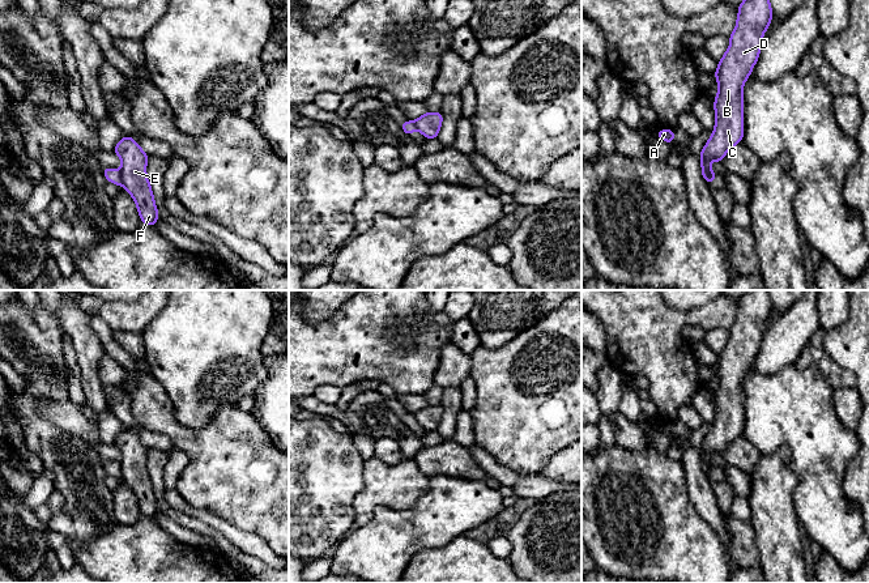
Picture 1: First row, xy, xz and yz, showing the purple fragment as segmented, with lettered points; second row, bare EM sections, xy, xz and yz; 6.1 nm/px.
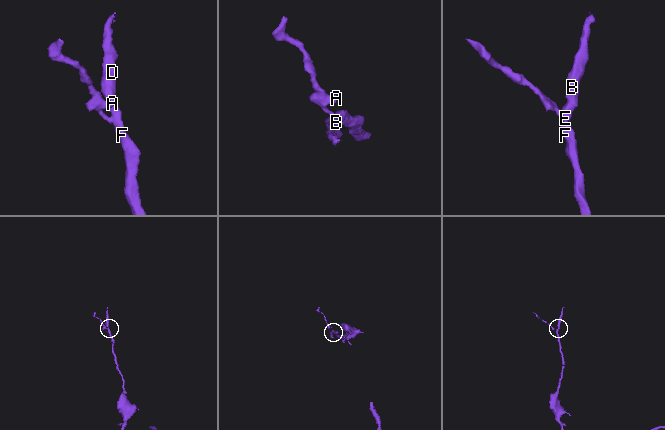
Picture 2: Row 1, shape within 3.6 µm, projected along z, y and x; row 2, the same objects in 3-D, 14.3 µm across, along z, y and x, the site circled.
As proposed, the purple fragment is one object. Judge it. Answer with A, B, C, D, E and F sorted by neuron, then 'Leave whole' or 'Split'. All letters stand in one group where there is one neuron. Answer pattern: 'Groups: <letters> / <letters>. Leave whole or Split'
Groups: A / B C D E F. Split

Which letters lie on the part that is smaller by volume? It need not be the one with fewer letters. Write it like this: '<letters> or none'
A

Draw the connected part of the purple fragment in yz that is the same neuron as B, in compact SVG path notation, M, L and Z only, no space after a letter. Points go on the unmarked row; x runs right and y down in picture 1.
M746 290L738 298L736 322L729 328L730 337L717 357L715 422L700 444L702 469L708 476L715 467L710 456L723 455L724 448L744 430L742 380L755 358L763 325L768 323L772 302L768 290Z

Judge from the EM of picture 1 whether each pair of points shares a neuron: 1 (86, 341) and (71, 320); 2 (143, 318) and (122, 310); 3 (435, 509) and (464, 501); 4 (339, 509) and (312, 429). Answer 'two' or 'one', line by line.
1: one
2: one
3: one
4: one

